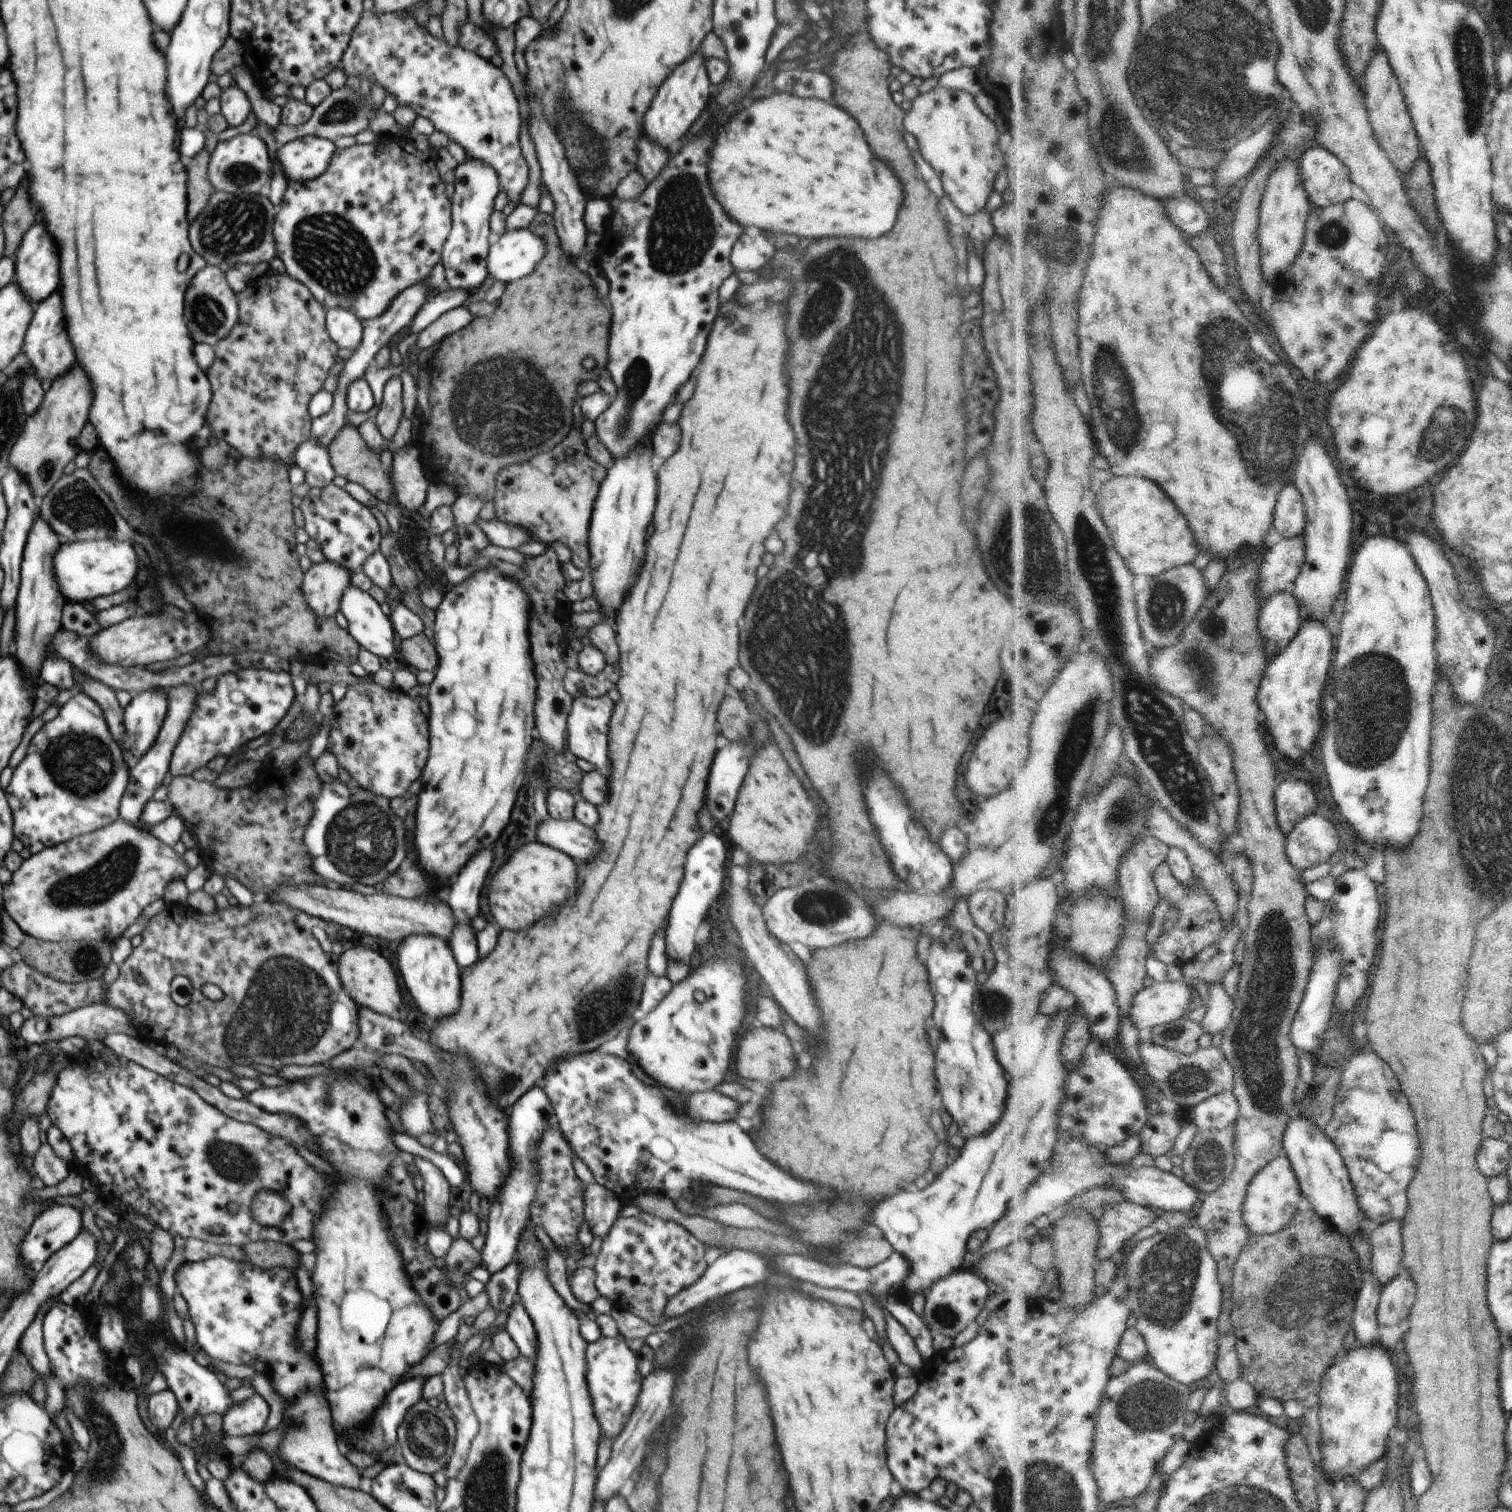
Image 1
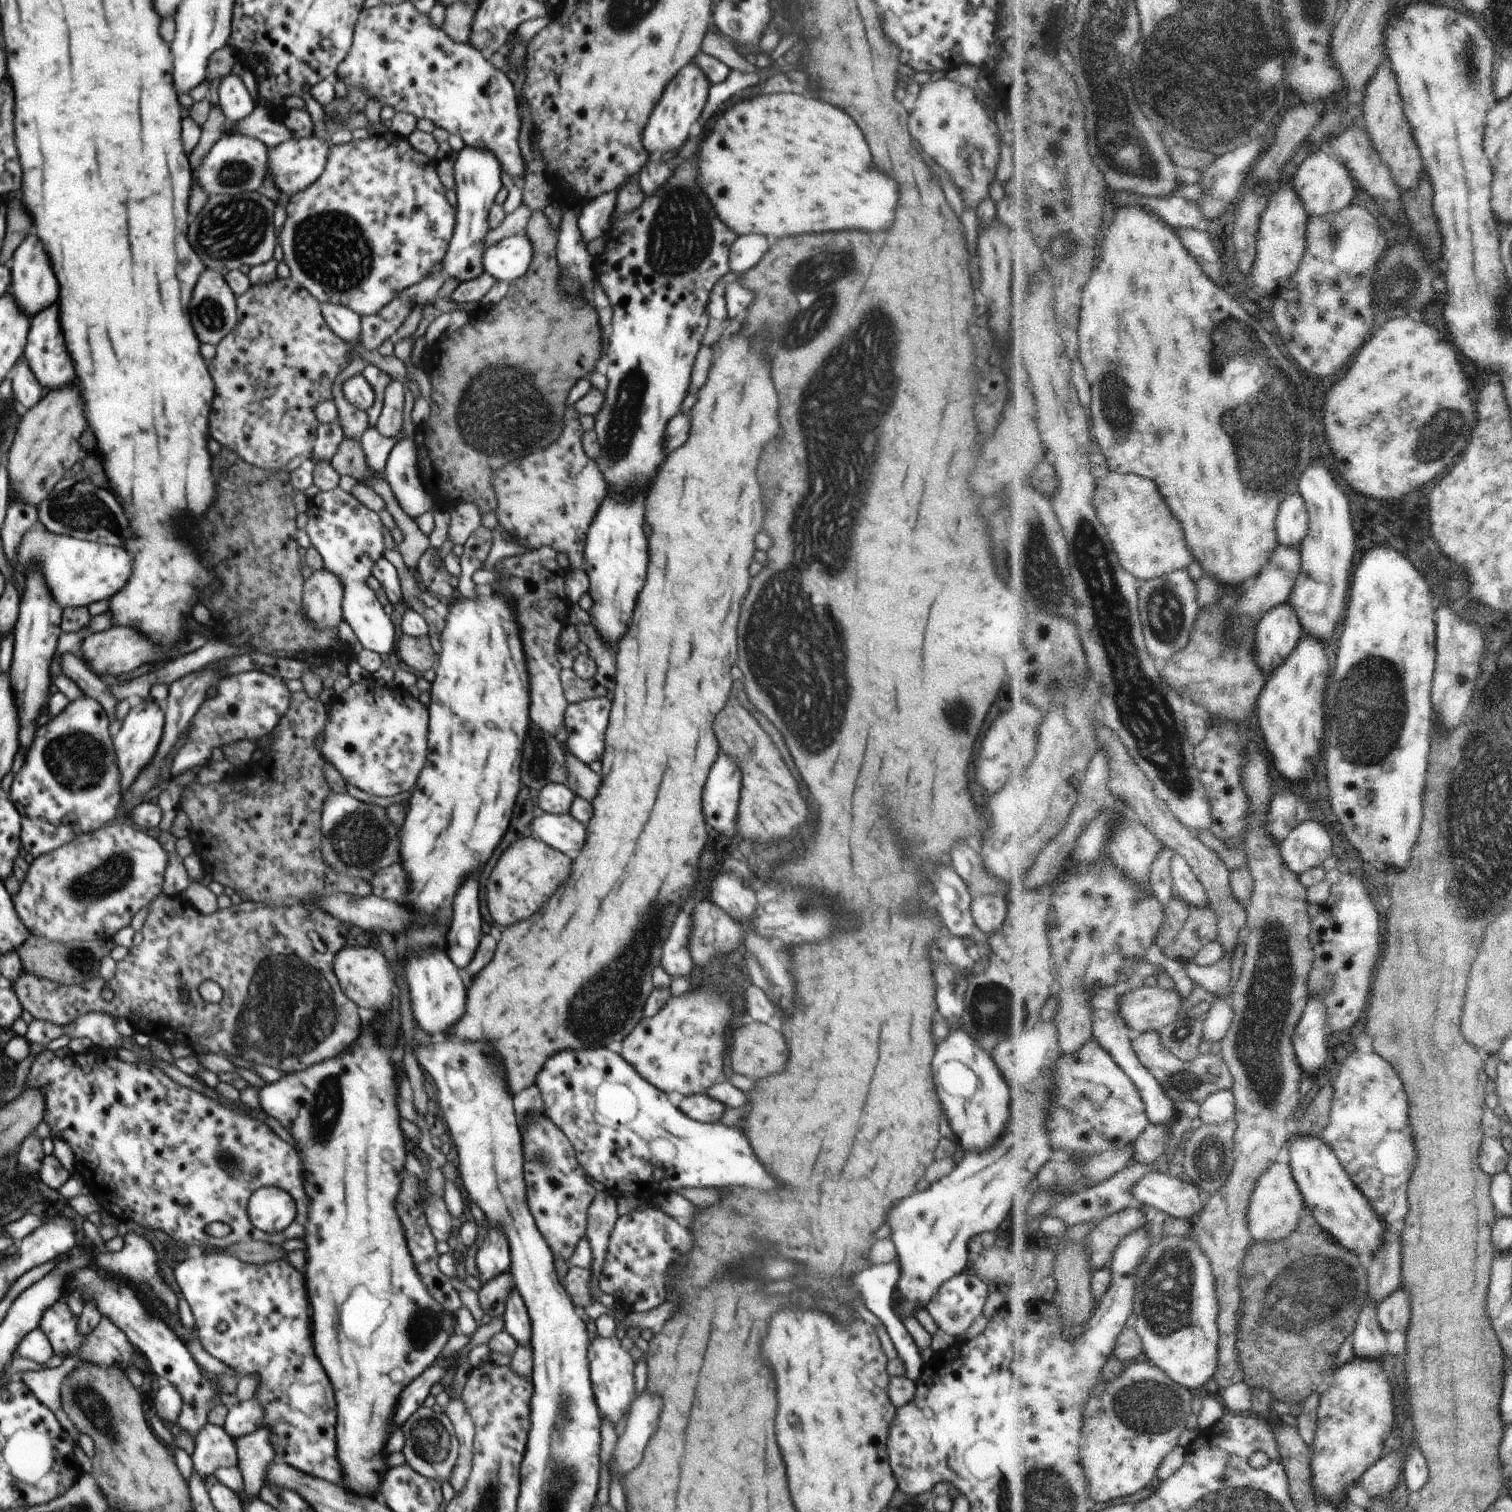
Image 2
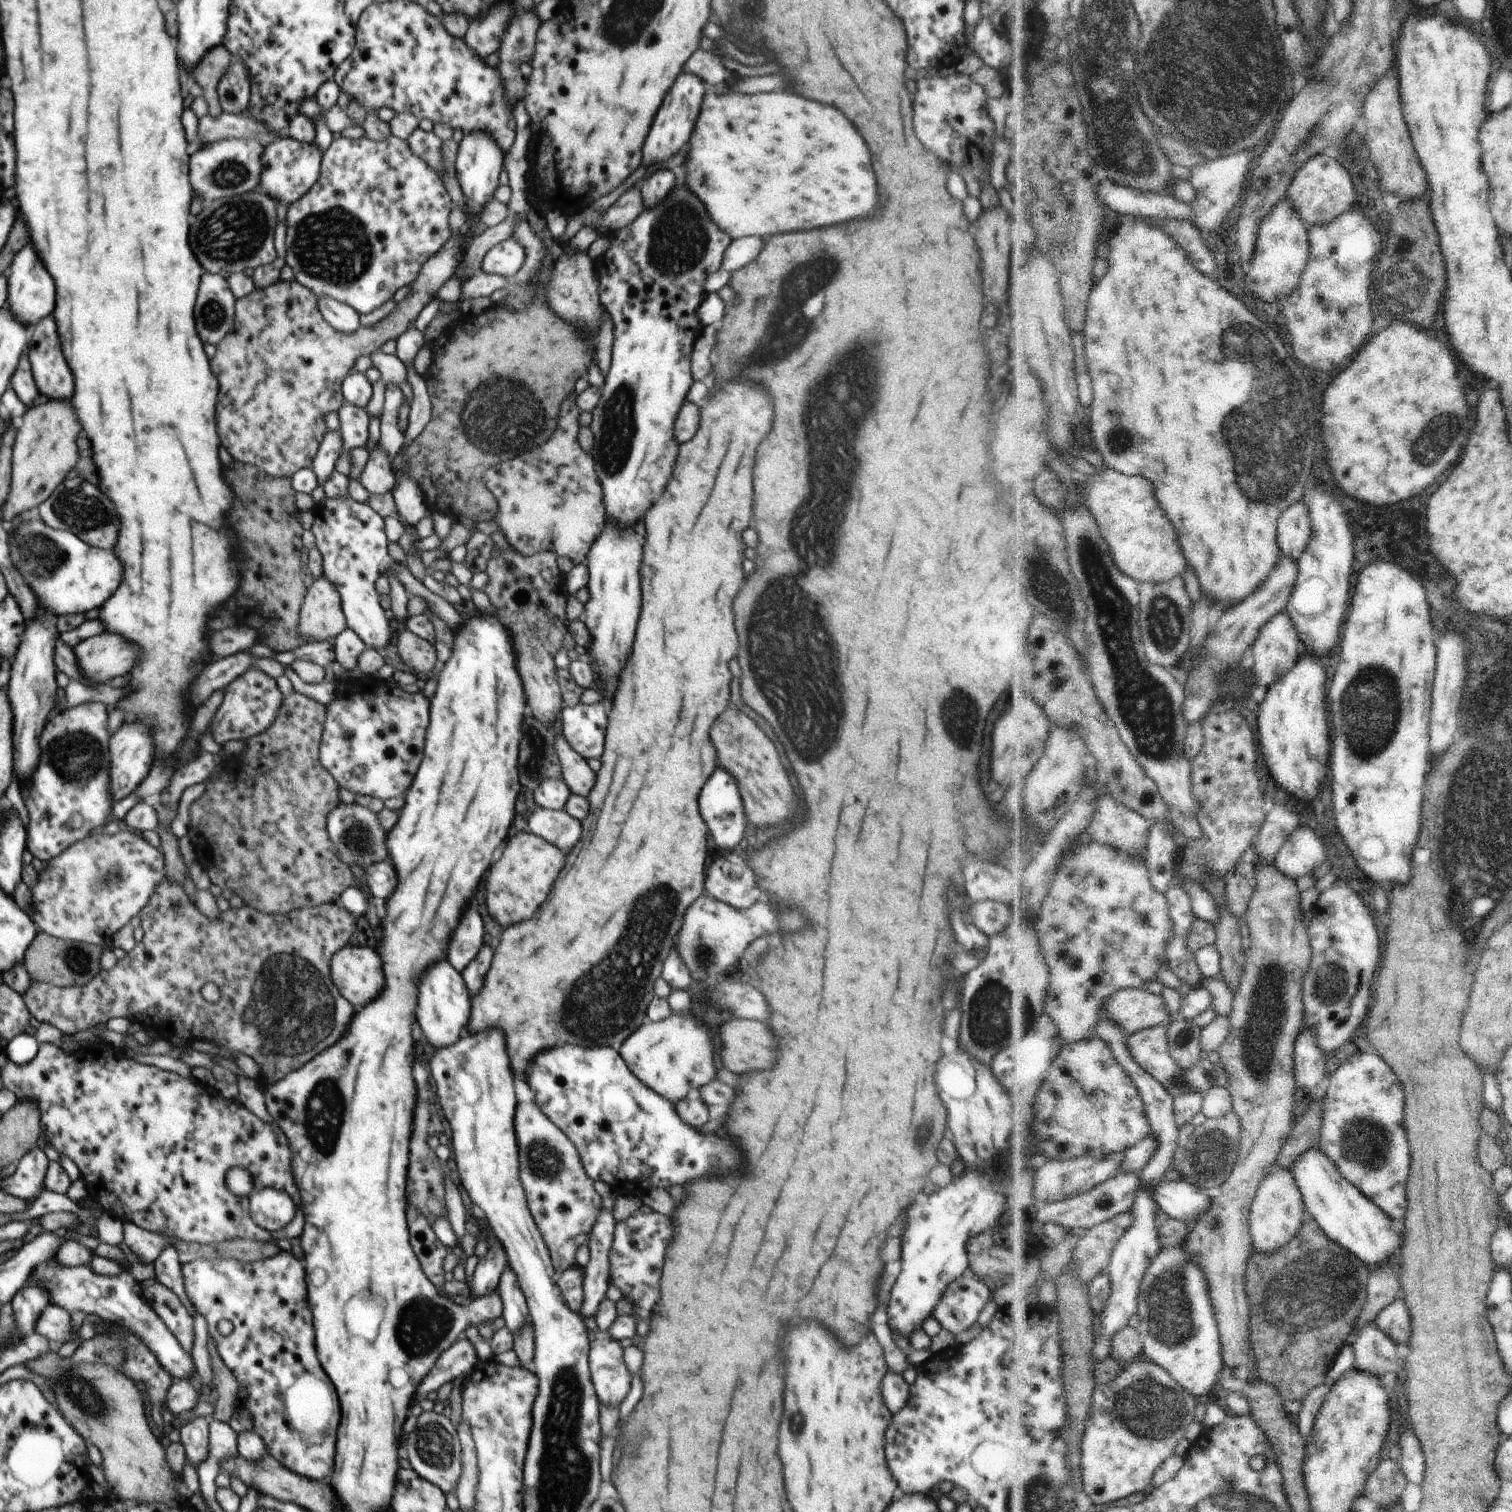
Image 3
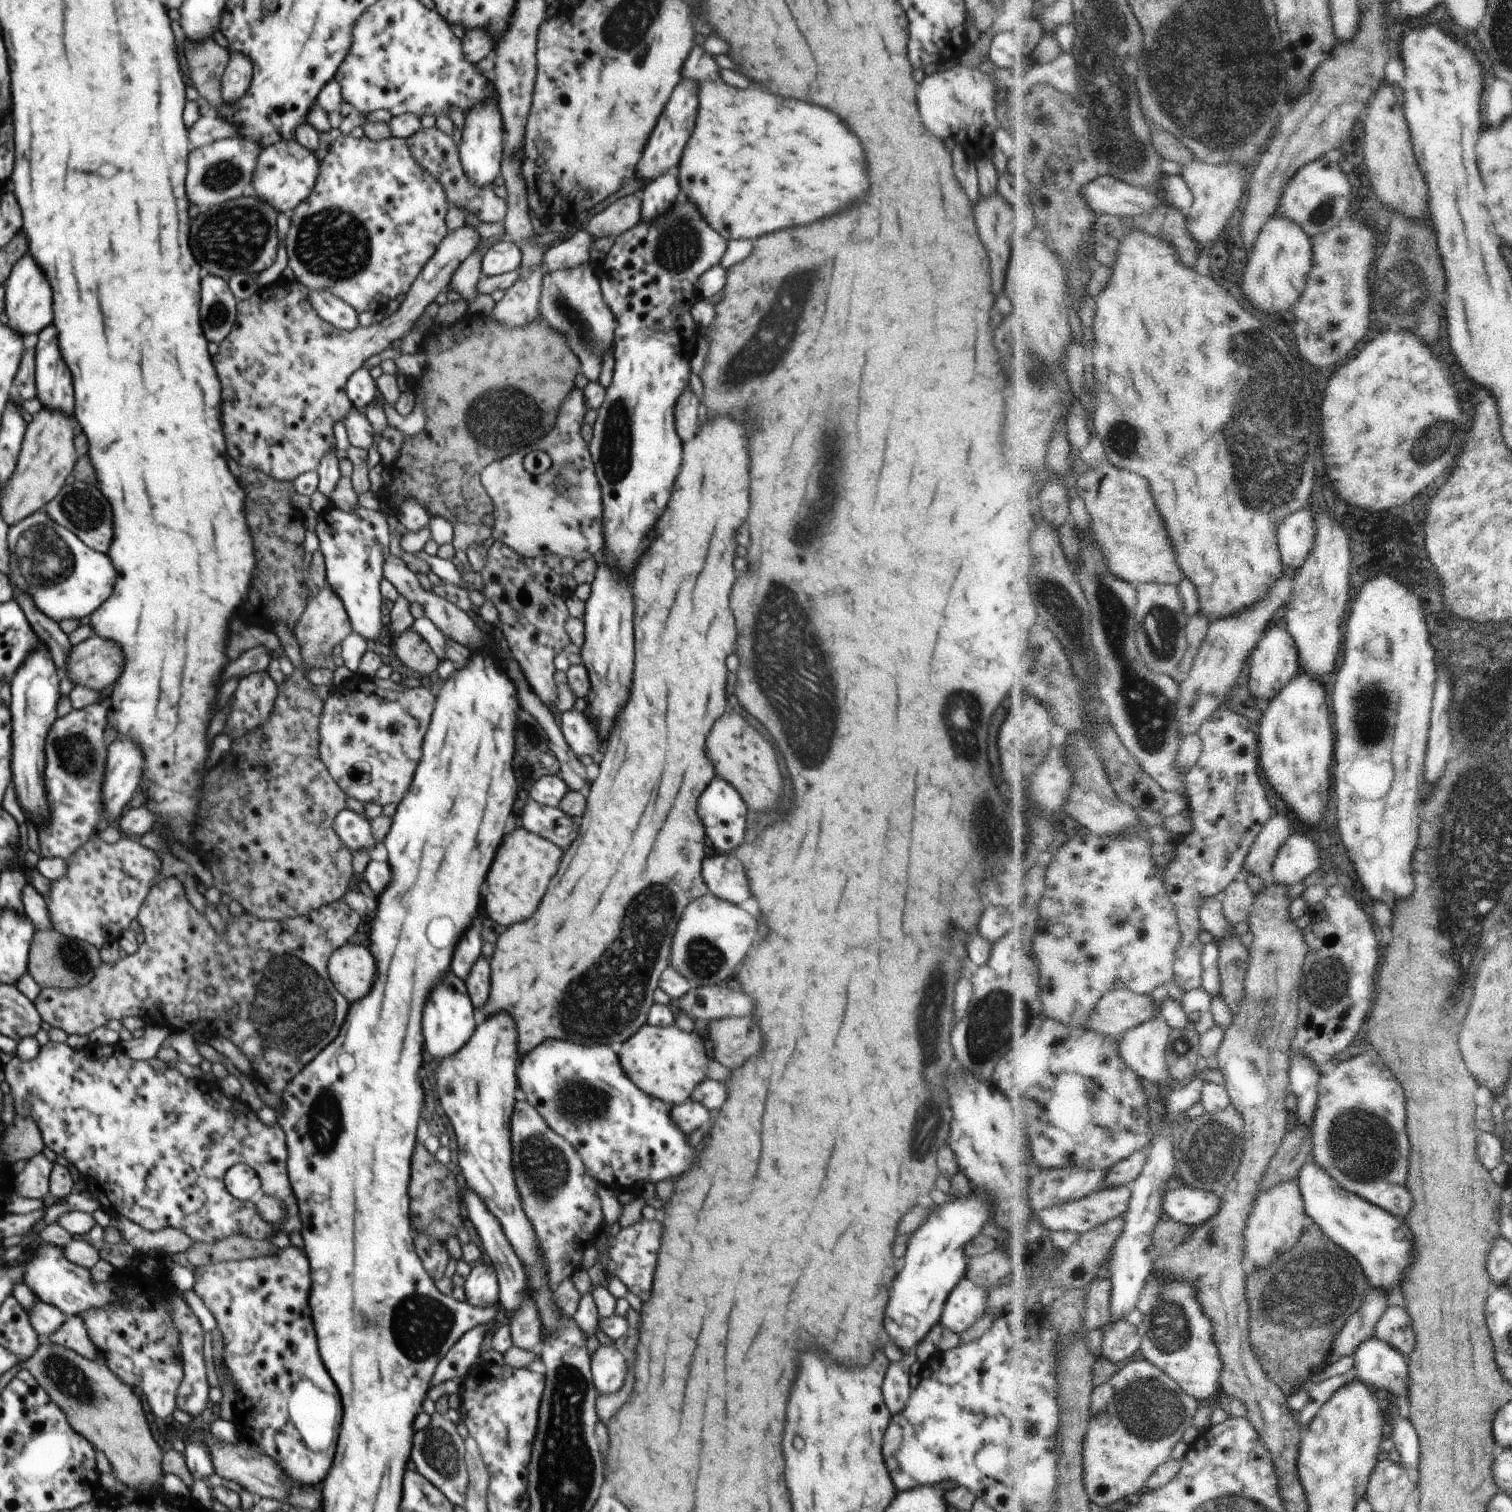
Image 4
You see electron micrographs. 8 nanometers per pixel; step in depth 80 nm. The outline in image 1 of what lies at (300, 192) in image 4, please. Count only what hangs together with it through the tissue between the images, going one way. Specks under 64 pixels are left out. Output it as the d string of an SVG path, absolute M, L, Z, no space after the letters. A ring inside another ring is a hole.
M306 135L279 147L276 160L280 162L288 183L304 183L318 178L328 168L337 147L333 141Z

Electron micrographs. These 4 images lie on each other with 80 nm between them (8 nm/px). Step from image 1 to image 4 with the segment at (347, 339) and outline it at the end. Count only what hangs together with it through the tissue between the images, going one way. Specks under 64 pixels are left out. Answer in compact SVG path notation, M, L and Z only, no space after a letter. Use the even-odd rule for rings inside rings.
M309 290L309 301L316 314L336 328L351 331L359 326L359 315L341 298L330 291Z

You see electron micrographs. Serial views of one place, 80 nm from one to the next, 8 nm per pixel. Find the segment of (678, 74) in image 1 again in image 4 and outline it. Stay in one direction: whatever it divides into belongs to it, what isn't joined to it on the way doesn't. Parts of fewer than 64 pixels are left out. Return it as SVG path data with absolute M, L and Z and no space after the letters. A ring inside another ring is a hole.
M682 80L676 85L664 112L658 117L658 122L648 137L642 156L636 165L635 179L641 179L645 184L668 172L676 172L683 150L692 134L696 110L698 110L698 86L692 80Z

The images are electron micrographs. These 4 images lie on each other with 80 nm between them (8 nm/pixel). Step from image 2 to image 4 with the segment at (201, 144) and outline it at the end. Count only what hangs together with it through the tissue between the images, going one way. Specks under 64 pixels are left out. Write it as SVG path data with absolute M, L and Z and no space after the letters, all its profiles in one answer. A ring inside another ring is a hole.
M208 37L203 43L196 44L184 40L184 54L193 86L199 96L209 102L211 113L215 113L223 103L221 80L231 53L218 45L212 37Z

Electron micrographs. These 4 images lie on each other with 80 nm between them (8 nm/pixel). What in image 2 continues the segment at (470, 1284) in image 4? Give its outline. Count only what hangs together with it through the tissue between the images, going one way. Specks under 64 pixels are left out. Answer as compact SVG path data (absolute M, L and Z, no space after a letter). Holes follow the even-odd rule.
M490 1227L482 1247L477 1250L477 1278L480 1279L482 1286L508 1272L510 1263L510 1247L506 1235L499 1227Z

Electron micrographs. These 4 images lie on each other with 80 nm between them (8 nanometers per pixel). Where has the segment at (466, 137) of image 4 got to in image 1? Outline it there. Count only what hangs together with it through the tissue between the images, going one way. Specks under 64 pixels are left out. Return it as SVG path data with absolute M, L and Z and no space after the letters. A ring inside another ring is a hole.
M466 157L454 169L454 194L451 198L452 228L444 241L441 260L446 282L452 289L466 289L469 294L478 290L488 277L487 254L491 245L489 218L493 213L494 198L501 190L495 168L480 159Z

